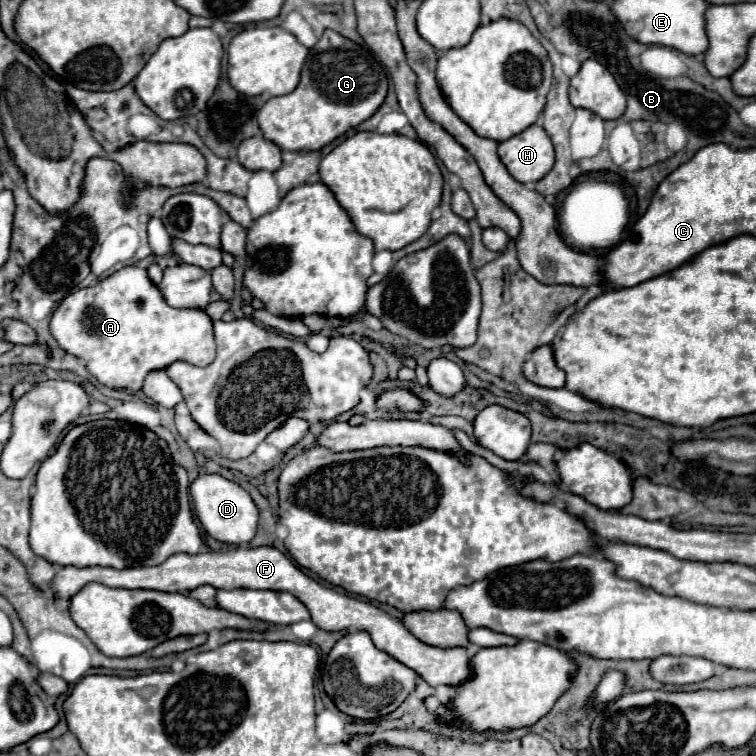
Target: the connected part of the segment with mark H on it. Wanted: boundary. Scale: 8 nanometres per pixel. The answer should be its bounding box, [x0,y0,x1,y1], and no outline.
[498,124,554,184]

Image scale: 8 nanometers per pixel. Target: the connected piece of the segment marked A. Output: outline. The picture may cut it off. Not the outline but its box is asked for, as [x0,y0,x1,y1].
[50,266,216,392]

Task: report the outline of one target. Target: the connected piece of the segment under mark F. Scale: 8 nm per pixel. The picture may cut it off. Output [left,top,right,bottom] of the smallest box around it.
[52,546,472,686]

